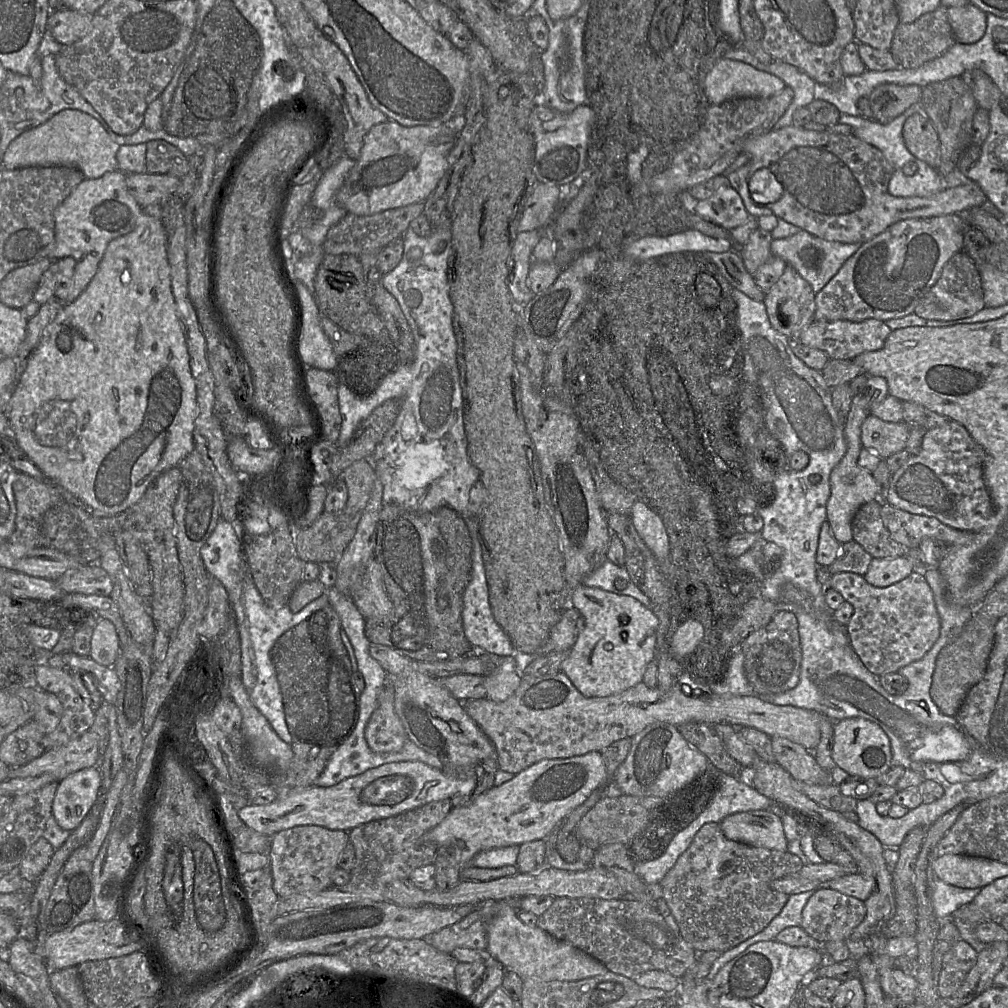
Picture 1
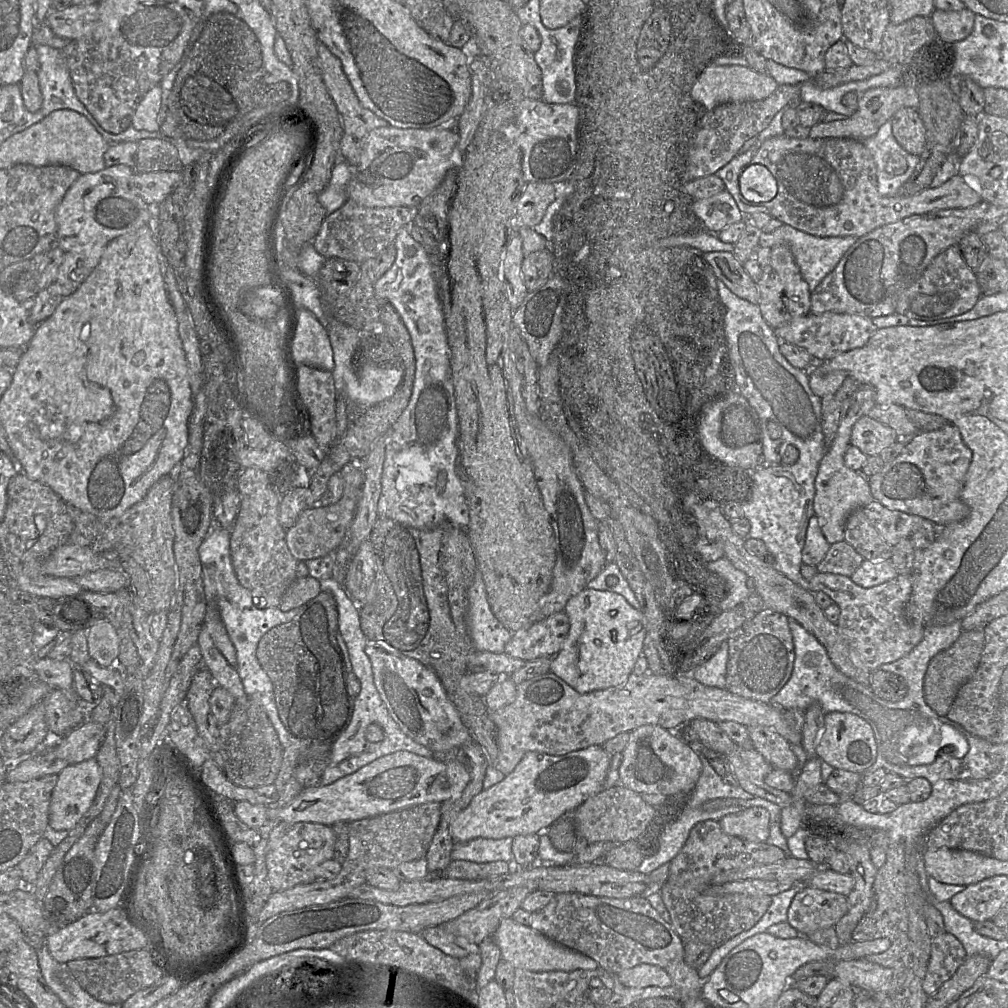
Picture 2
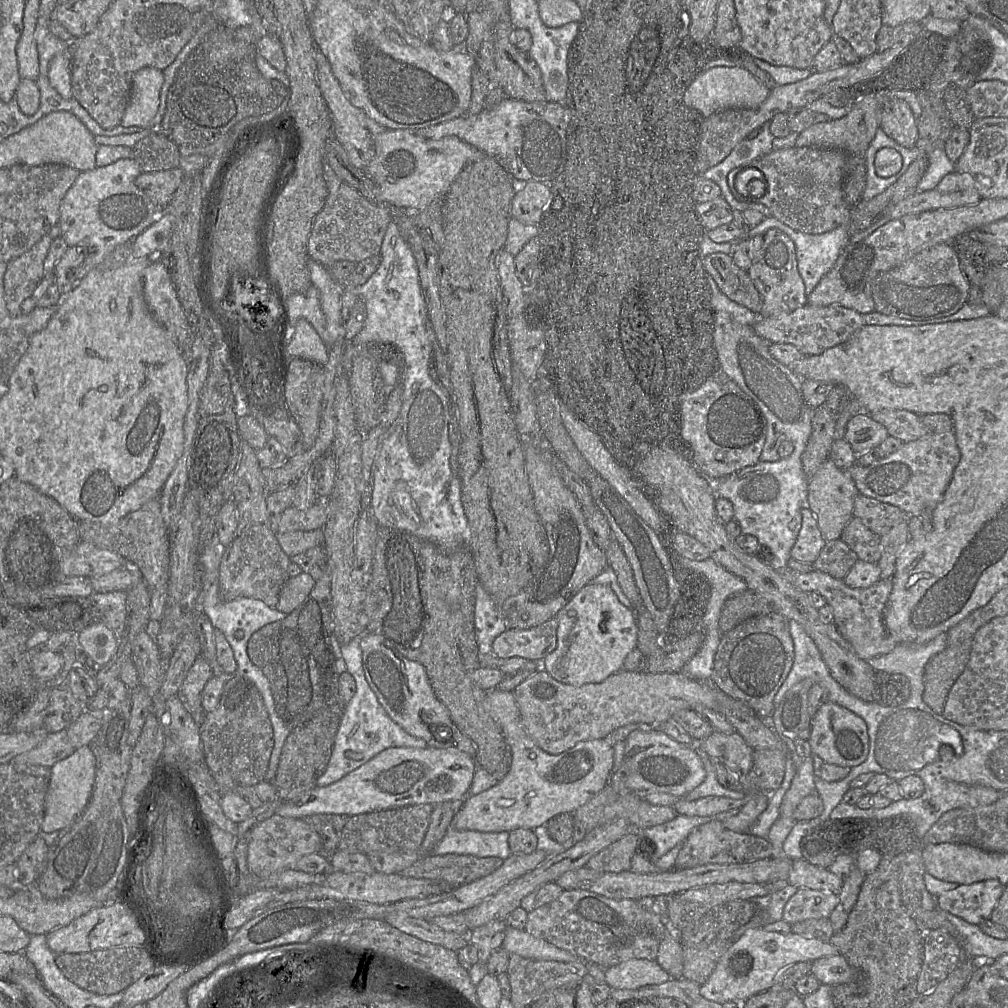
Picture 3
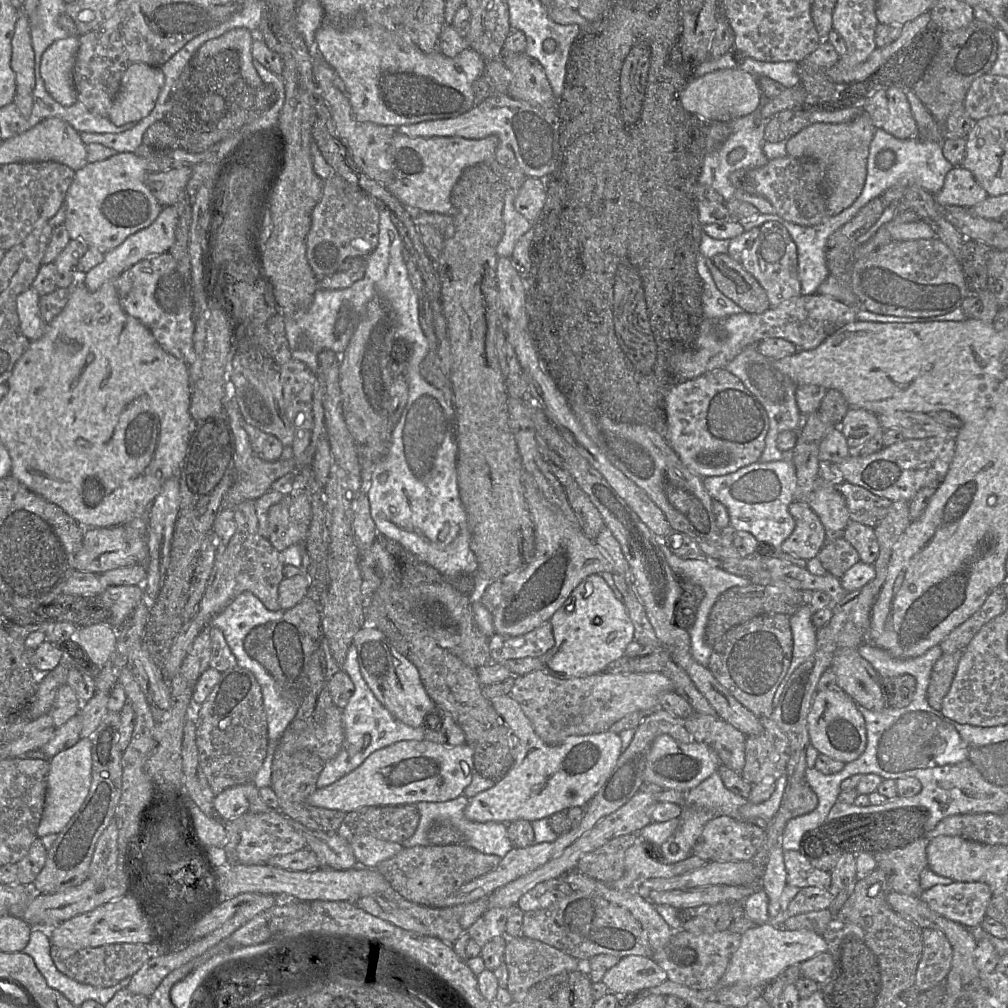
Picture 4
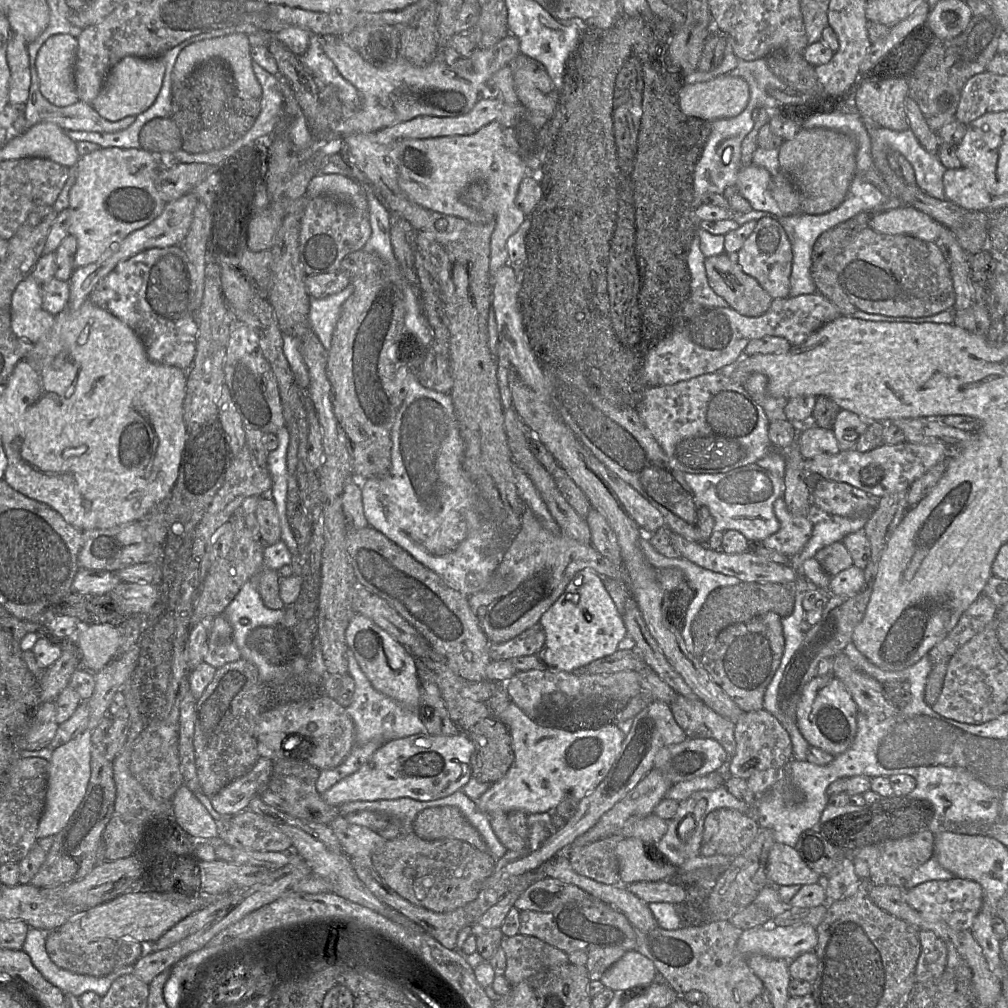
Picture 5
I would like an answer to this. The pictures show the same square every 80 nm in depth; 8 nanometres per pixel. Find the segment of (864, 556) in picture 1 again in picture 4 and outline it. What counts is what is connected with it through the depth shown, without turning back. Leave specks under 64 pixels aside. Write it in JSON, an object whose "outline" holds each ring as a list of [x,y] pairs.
{"outline":[[[842,537],[826,542],[817,558],[827,573],[839,579],[860,561],[856,549]]]}

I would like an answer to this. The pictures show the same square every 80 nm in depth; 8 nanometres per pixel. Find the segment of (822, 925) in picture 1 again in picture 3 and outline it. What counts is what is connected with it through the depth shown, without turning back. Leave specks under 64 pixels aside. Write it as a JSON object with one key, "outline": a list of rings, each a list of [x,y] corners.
{"outline":[[[799,888],[784,908],[783,920],[794,924],[807,919],[829,918],[839,902],[839,894]]]}

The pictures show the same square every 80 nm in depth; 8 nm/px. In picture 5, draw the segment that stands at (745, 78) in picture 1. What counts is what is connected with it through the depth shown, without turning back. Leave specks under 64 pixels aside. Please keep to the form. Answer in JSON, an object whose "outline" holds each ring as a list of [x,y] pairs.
{"outline":[[[724,74],[710,81],[685,85],[679,94],[679,107],[687,116],[715,121],[738,116],[749,99],[747,81]]]}

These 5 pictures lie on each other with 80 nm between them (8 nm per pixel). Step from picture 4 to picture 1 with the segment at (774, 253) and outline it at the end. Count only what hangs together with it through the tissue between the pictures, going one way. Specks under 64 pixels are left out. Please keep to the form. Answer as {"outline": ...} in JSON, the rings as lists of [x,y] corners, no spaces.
{"outline":[[[787,264],[781,277],[763,298],[772,327],[791,341],[796,341],[798,335],[815,320],[815,294],[810,284]]]}

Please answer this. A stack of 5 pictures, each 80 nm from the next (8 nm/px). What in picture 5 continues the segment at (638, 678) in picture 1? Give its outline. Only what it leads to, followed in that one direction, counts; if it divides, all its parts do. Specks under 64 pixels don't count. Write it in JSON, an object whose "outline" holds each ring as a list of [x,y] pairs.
{"outline":[[[585,568],[575,574],[564,593],[541,616],[546,640],[536,654],[542,667],[551,672],[573,672],[618,650],[619,642],[627,636],[623,616],[606,590],[599,574]]]}

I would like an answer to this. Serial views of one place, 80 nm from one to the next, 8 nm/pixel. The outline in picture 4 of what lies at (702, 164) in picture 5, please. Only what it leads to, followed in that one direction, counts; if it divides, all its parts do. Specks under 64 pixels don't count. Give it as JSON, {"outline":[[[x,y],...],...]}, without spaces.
{"outline":[[[755,111],[730,121],[730,136],[718,149],[705,155],[700,174],[698,176],[698,183],[714,188],[722,195],[725,202],[729,202],[730,200],[747,202],[756,207],[760,213],[767,215],[776,214],[776,210],[773,205],[761,196],[749,194],[742,189],[736,190],[731,184],[729,175],[736,170],[750,170],[764,166],[768,163],[769,159],[763,152],[763,146],[766,143],[764,130],[768,121],[769,120],[762,119],[760,114],[755,114]]]}

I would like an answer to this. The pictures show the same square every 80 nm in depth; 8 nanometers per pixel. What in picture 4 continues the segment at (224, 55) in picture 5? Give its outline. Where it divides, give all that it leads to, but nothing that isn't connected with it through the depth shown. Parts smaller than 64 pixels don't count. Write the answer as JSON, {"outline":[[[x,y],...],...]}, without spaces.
{"outline":[[[236,28],[222,36],[205,42],[193,58],[207,58],[227,49],[236,50],[240,55],[241,73],[248,84],[259,87],[262,85],[254,67],[251,48],[254,40],[251,31],[246,28]]]}

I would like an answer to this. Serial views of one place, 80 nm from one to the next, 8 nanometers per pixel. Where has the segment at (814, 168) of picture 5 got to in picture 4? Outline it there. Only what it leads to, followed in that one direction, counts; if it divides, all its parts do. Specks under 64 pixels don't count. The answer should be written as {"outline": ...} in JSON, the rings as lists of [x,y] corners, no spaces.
{"outline":[[[866,112],[843,123],[813,123],[790,137],[786,143],[787,156],[797,159],[811,159],[820,163],[825,170],[825,200],[828,217],[837,215],[850,207],[861,194],[867,175],[869,146],[876,127]]]}

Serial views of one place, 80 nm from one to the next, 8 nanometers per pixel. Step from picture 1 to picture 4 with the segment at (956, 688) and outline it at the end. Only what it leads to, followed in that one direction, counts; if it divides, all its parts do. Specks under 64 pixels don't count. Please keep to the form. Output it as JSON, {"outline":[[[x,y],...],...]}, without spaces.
{"outline":[[[962,649],[951,654],[943,654],[933,665],[927,689],[927,702],[939,712],[943,698],[949,692],[963,653]]]}

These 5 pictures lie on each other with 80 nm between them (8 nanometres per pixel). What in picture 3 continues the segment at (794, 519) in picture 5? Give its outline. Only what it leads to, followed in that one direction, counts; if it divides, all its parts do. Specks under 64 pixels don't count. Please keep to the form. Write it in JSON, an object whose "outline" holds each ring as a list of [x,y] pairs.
{"outline":[[[805,507],[801,513],[802,526],[791,549],[791,557],[801,562],[813,564],[826,545],[826,540],[811,509]]]}

